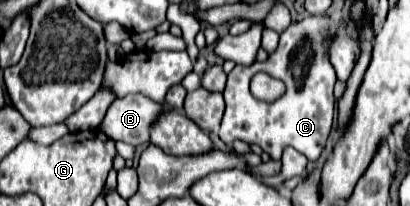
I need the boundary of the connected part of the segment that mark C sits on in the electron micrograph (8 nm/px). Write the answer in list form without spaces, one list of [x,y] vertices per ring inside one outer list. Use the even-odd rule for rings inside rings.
[[[309,16],[299,22],[293,22],[283,34],[279,48],[269,54],[267,62],[253,62],[251,66],[235,66],[229,72],[227,86],[225,86],[225,114],[221,120],[219,128],[219,138],[225,144],[233,144],[235,140],[243,140],[247,144],[259,144],[267,154],[271,154],[273,160],[279,160],[283,150],[287,146],[303,152],[309,160],[317,160],[327,144],[331,126],[333,126],[333,116],[335,116],[335,98],[333,98],[333,86],[335,86],[335,72],[331,72],[329,64],[329,44],[331,38],[337,36],[339,32],[349,32],[341,20],[333,20],[331,16]],[[257,72],[267,72],[269,76],[275,76],[285,84],[285,94],[277,98],[275,102],[261,102],[253,94],[249,94],[249,80]]]

